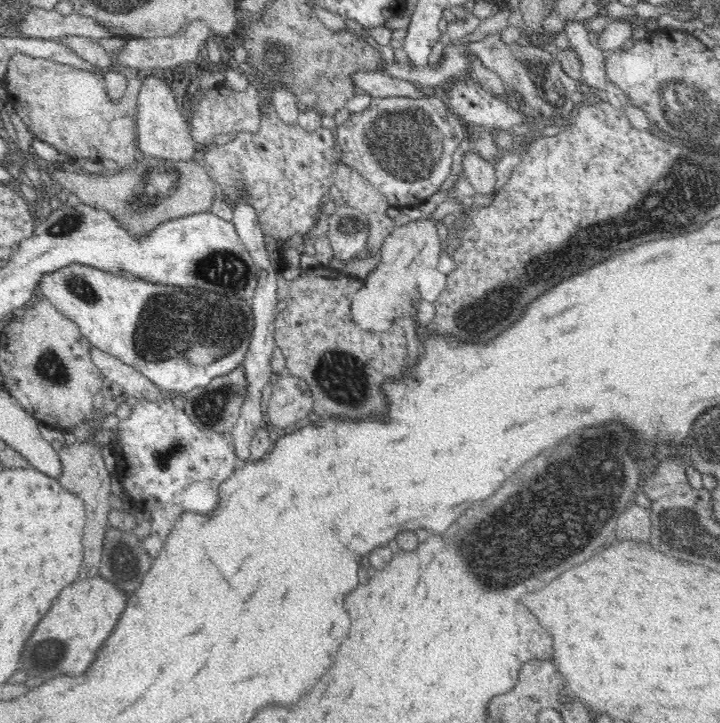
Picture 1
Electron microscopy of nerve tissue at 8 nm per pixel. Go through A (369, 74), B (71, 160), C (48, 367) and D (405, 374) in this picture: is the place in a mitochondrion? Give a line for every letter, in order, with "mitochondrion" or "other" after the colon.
A: other
B: other
C: mitochondrion
D: other

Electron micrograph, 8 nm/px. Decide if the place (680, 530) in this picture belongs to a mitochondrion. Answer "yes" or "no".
yes

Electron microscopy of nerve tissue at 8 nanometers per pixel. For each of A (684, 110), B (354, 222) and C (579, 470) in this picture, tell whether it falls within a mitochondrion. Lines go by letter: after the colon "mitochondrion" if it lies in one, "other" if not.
A: mitochondrion
B: other
C: mitochondrion

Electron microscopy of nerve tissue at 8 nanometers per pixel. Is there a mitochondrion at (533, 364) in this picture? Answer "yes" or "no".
no

